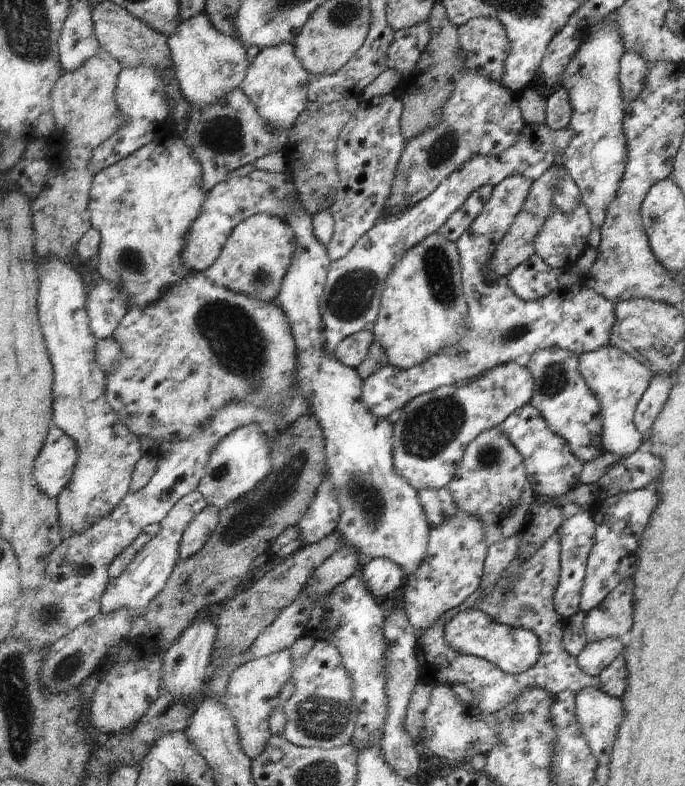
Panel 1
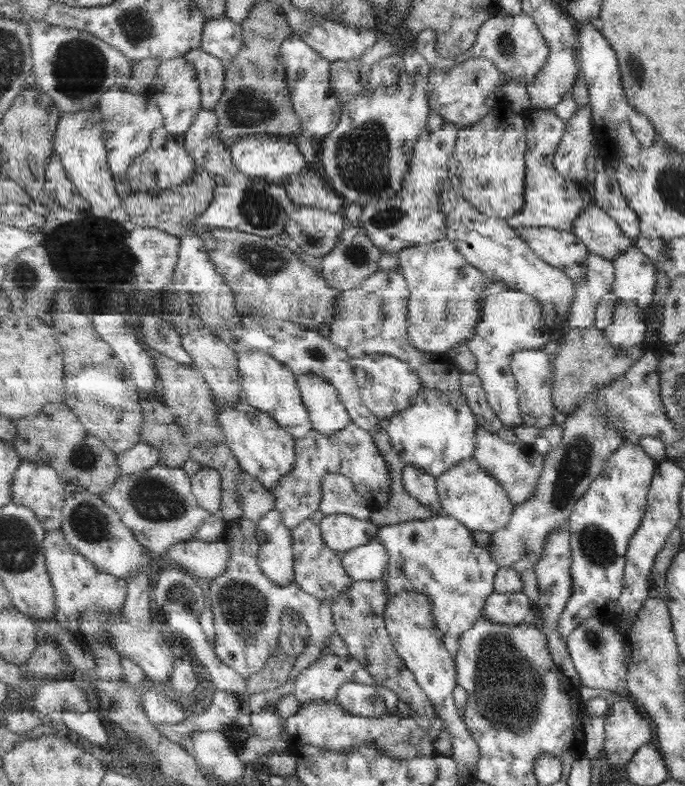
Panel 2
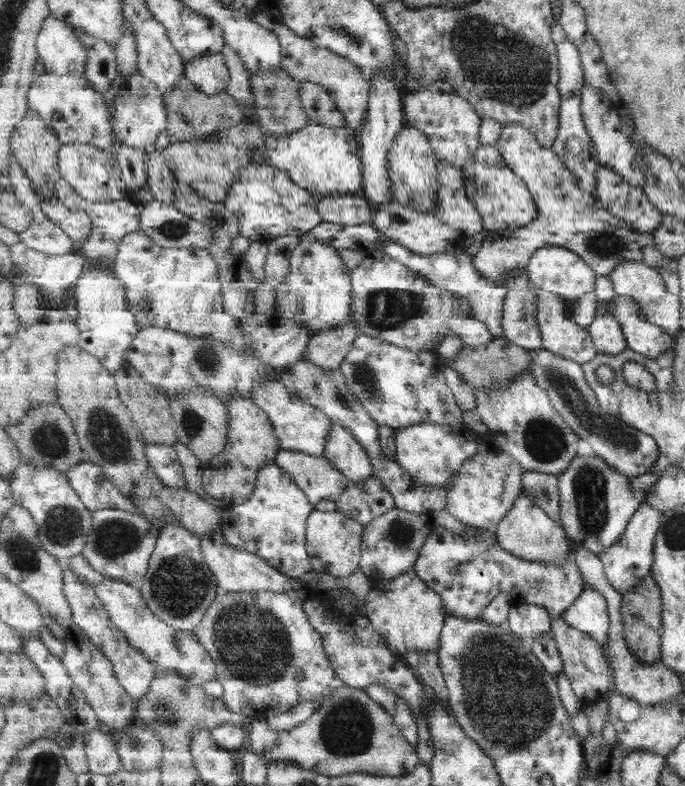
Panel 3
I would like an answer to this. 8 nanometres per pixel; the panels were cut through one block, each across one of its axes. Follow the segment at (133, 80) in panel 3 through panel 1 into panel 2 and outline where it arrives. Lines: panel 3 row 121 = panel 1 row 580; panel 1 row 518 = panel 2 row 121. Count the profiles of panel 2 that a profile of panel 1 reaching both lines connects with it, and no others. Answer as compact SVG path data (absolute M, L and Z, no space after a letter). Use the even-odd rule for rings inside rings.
M184 56L162 61L153 86L155 86L155 93L151 98L156 100L157 106L163 113L164 127L174 135L184 137L192 128L197 114L203 109L203 94L201 94L200 79L197 78L196 66L193 66L192 62L188 62Z

